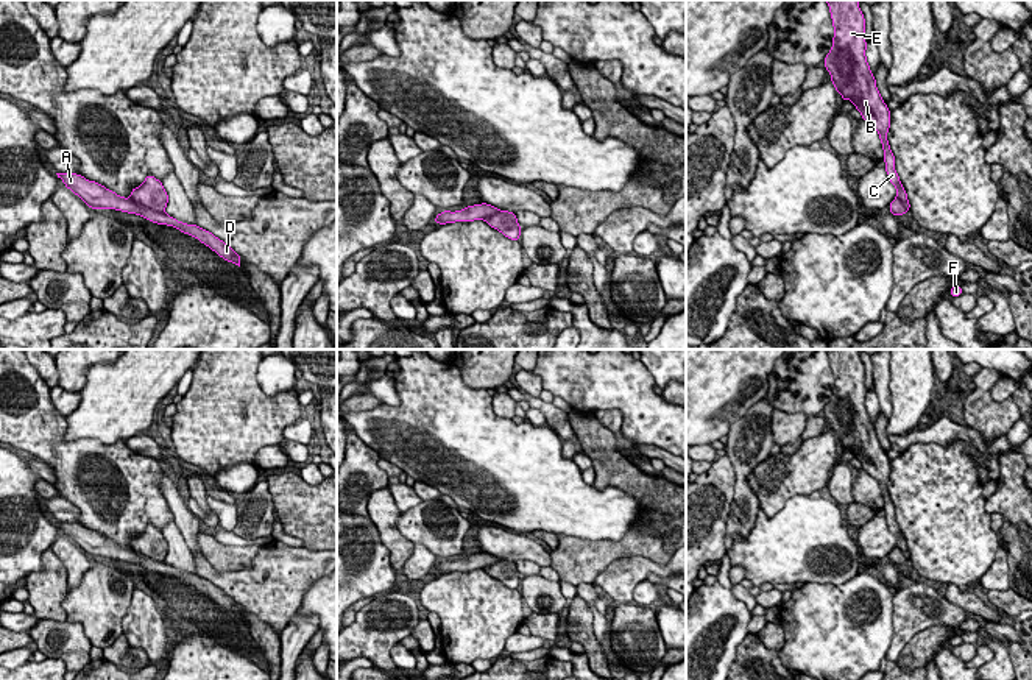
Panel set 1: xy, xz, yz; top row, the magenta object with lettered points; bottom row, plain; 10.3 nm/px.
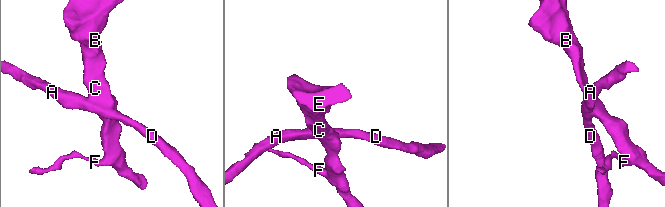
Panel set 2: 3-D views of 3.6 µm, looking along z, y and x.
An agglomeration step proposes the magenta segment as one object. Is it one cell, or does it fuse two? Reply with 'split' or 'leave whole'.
split

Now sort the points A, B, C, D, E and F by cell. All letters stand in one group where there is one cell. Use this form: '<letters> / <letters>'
A D / B C E F

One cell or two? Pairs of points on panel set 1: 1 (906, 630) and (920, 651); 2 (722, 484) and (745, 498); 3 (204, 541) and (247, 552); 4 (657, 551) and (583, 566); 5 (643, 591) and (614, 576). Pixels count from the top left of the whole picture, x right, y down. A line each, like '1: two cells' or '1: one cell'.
1: two cells
2: two cells
3: one cell
4: one cell
5: two cells

